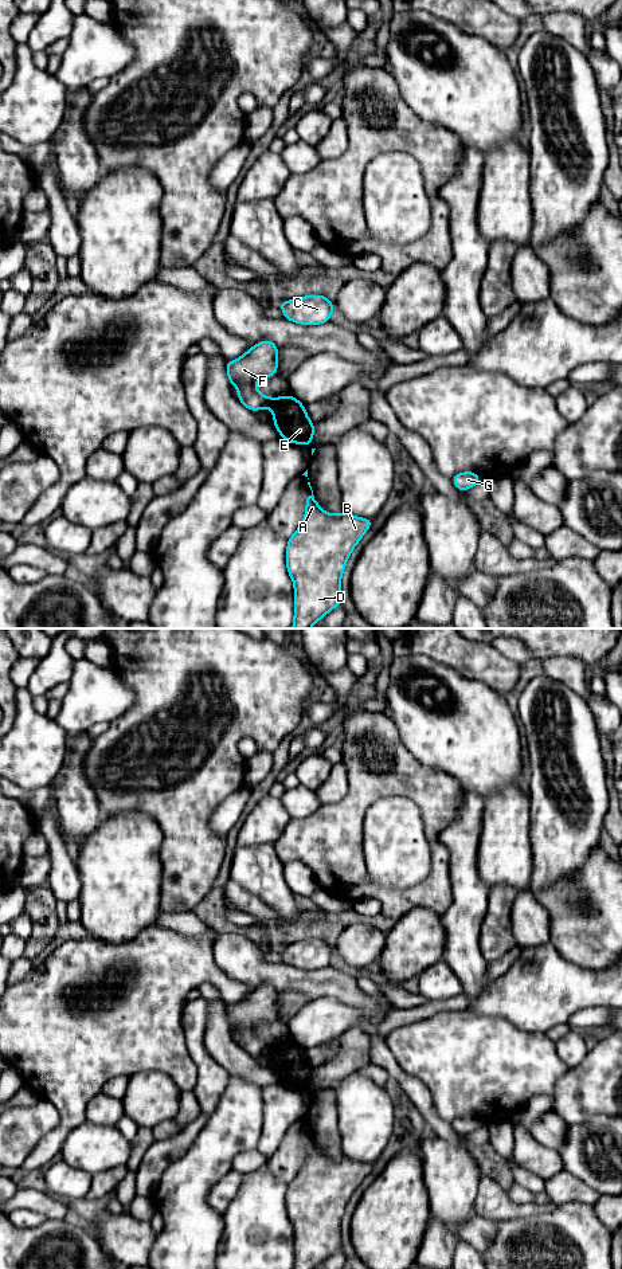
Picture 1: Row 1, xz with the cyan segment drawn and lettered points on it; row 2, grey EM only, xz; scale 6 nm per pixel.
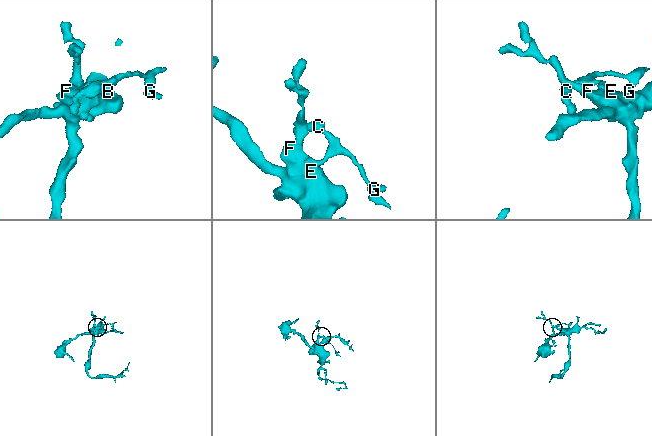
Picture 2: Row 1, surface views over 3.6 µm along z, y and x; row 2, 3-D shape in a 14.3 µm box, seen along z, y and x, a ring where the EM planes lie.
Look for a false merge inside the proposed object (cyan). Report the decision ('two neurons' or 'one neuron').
two neurons

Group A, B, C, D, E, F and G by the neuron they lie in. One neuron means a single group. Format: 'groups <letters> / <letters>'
groups A B D E F / C G

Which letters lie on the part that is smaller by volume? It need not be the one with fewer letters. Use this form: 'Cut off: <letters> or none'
Cut off: C, G

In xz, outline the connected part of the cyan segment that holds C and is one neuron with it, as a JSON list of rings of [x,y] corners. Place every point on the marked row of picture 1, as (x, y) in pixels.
[[[321,294],[297,297],[292,301],[278,301],[285,320],[301,325],[320,325],[332,317],[335,305]]]

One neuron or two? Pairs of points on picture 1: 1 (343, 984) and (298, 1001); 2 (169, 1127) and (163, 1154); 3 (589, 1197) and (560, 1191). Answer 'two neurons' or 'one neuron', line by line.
1: two neurons
2: two neurons
3: one neuron

